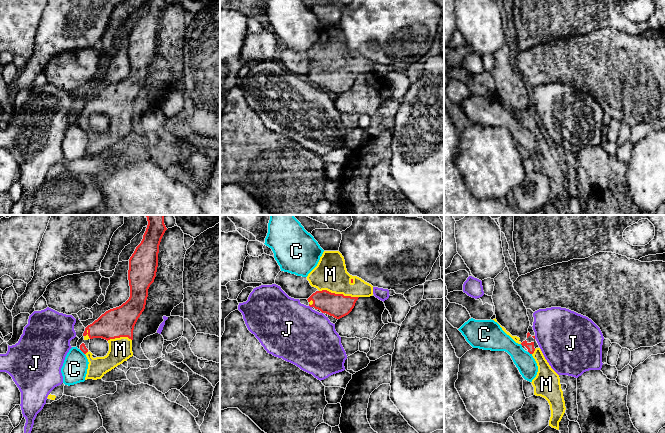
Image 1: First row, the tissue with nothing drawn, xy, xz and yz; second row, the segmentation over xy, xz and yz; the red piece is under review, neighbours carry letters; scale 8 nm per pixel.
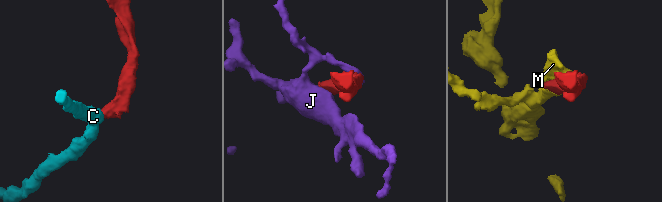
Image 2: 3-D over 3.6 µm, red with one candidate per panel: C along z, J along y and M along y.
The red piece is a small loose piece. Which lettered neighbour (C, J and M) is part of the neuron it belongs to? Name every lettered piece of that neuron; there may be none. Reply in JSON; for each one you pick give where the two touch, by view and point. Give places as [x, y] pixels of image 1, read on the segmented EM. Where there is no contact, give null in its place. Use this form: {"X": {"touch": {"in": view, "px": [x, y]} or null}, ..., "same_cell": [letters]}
{"M": {"touch": {"in": "xz", "px": [339, 294]}}, "same_cell": ["M"]}

